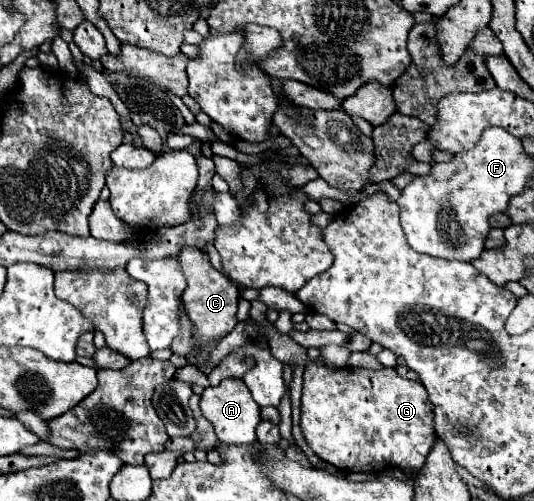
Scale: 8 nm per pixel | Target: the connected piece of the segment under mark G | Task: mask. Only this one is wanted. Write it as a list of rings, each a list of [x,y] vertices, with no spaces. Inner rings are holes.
[[[310,364],[304,370],[304,390],[302,390],[302,416],[300,416],[300,428],[302,434],[308,442],[308,446],[312,448],[312,452],[322,458],[324,462],[336,466],[338,470],[346,470],[346,472],[378,472],[384,470],[388,466],[398,466],[398,468],[412,468],[412,470],[420,470],[430,454],[430,448],[436,442],[436,434],[434,434],[434,422],[432,422],[432,412],[430,412],[430,400],[426,396],[426,390],[422,388],[422,384],[418,380],[406,380],[402,376],[396,374],[394,368],[380,368],[380,370],[366,370],[366,368],[338,368],[338,370],[330,370],[328,366],[318,366],[318,364]]]

